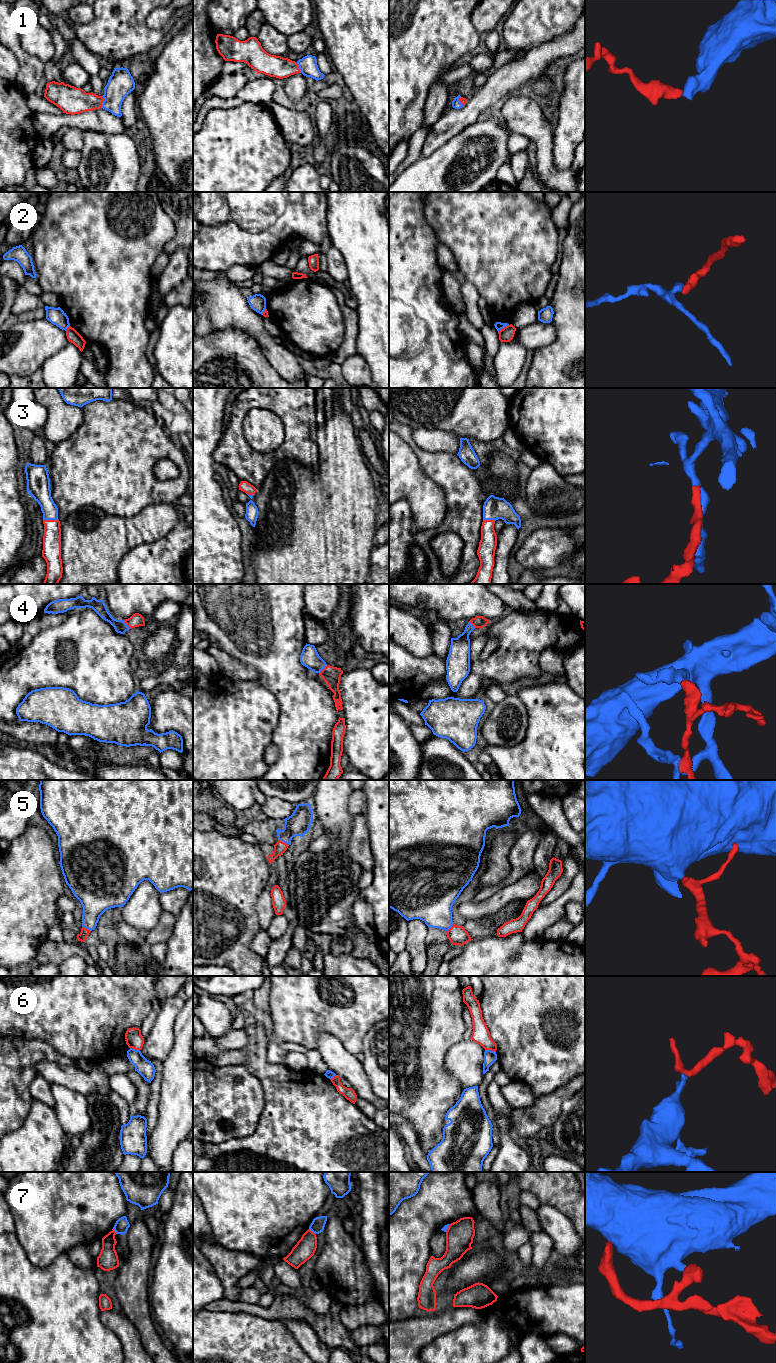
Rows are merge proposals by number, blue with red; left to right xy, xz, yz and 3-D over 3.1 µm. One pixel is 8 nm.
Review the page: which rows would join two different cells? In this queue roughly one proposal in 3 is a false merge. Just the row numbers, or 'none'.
2, 6, 7

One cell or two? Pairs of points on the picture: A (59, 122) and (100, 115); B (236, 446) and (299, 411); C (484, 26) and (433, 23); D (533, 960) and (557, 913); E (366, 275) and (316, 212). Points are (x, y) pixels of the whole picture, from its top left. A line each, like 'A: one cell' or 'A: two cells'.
A: one cell
B: one cell
C: two cells
D: two cells
E: two cells

